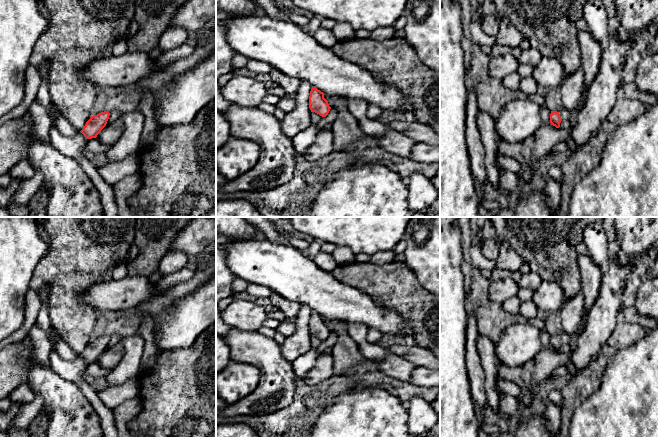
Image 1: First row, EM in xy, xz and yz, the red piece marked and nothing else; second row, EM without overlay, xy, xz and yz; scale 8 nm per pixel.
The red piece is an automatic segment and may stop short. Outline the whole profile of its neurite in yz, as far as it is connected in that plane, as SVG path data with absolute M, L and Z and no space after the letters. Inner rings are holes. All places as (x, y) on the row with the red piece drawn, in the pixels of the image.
M563 108L559 112L551 111L550 123L556 128L560 127L560 123L562 120L568 120L574 124L576 122L578 113L578 110L568 110L566 108Z

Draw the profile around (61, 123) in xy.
M53 104L52 108L56 111L57 115L54 117L55 127L64 135L68 137L75 136L79 131L75 130L71 124L64 118L62 113Z

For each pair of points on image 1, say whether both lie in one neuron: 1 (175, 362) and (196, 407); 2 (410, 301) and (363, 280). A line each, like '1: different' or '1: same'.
1: same
2: same

